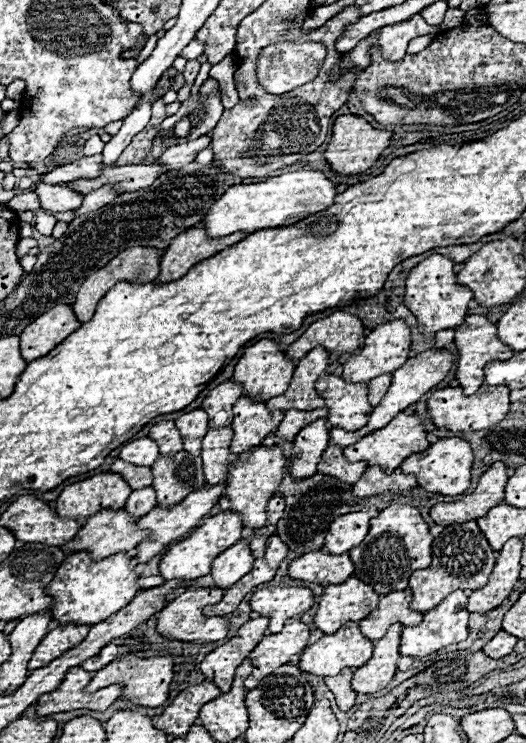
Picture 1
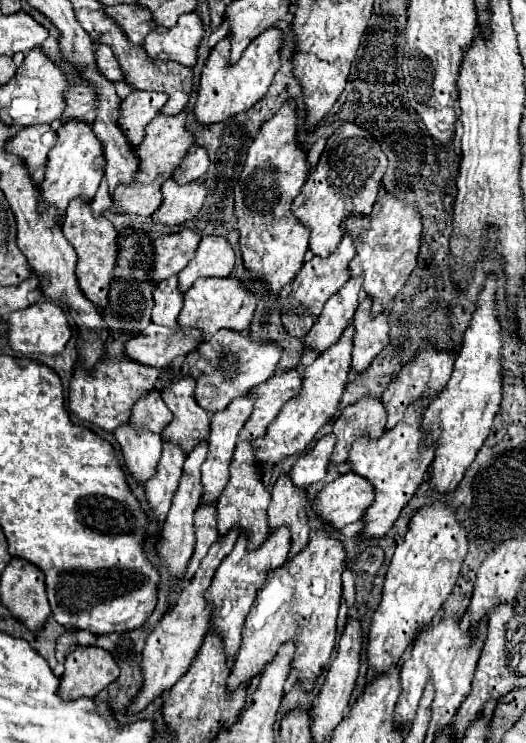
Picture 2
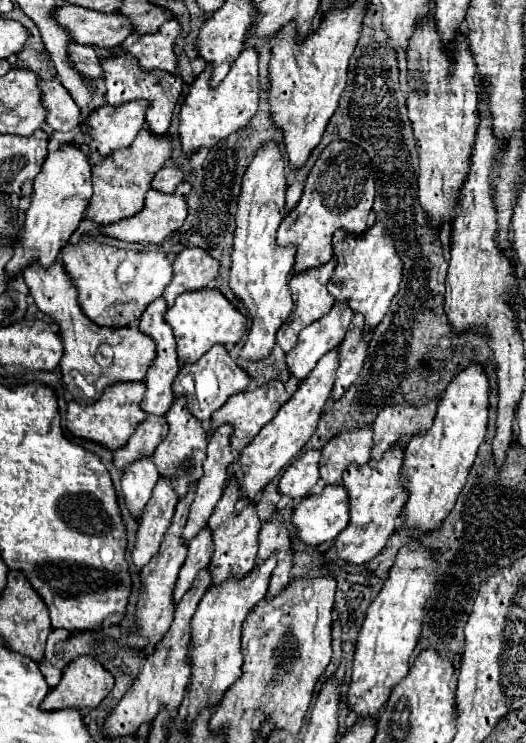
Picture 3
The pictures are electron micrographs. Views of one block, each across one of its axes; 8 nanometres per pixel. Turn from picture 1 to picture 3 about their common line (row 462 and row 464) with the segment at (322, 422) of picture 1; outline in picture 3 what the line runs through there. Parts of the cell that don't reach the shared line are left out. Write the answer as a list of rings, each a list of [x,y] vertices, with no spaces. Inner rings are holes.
[[[310,450],[294,460],[282,474],[278,482],[278,492],[296,500],[308,496],[312,486],[318,482],[318,460],[320,452]]]

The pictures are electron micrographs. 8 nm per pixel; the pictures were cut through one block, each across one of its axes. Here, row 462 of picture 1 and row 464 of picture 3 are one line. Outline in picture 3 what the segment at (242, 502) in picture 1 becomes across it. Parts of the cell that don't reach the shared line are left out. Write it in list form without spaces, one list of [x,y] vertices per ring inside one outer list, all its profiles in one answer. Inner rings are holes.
[[[332,350],[316,364],[316,368],[308,374],[308,378],[298,386],[298,390],[292,394],[292,398],[278,410],[278,414],[268,422],[258,436],[240,452],[240,458],[232,464],[232,478],[238,478],[238,486],[242,488],[242,494],[250,500],[256,498],[260,490],[282,470],[286,468],[302,450],[302,446],[308,442],[308,438],[314,434],[322,406],[326,404],[332,384],[334,384],[334,372],[338,368],[338,352]]]

